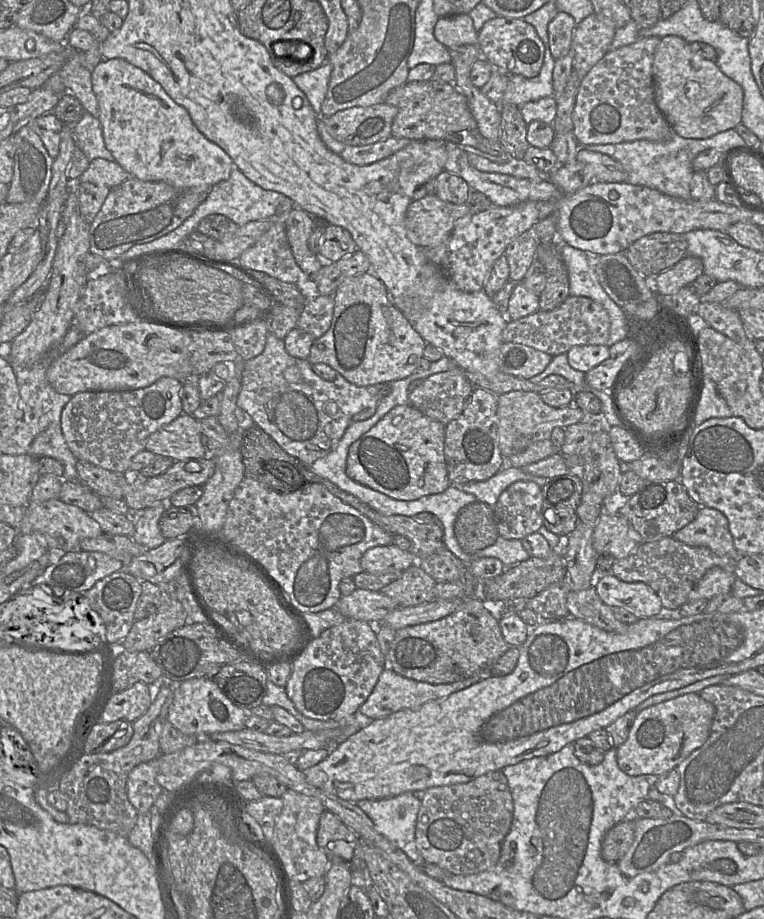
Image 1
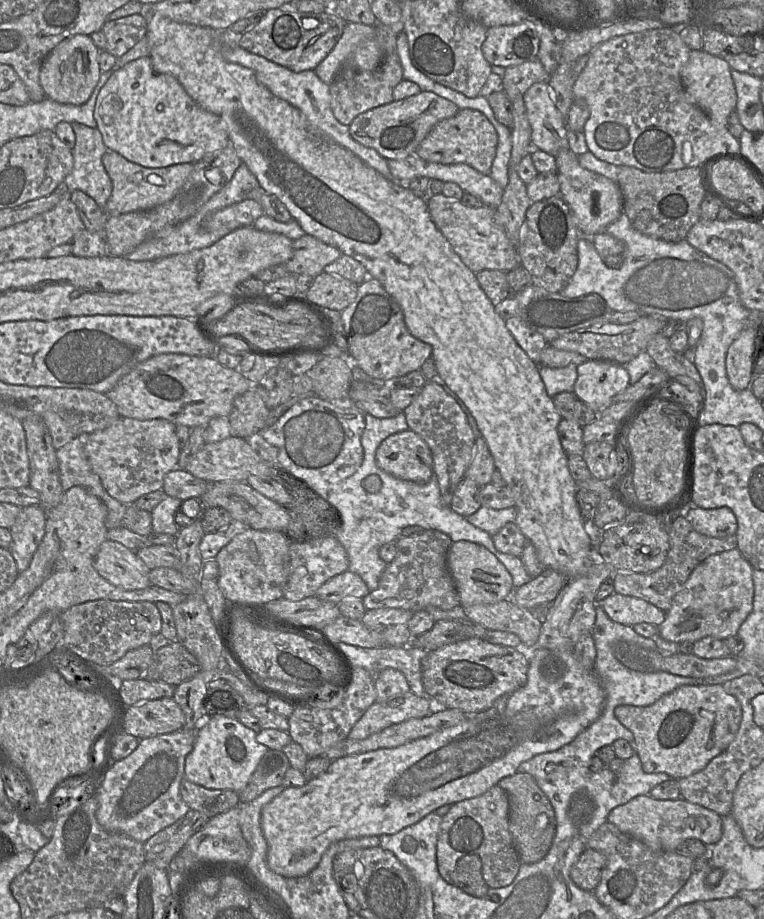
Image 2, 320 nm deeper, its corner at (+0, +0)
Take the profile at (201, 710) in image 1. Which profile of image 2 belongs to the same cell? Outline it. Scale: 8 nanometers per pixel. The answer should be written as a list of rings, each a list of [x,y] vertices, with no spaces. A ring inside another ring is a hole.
[[[216,714],[201,717],[194,729],[198,733],[192,751],[184,763],[185,777],[208,789],[241,791],[249,782],[262,757],[269,750],[256,741],[256,733],[235,718]]]

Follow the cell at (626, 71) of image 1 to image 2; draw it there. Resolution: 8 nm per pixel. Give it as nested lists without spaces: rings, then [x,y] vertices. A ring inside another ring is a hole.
[[[670,26],[617,36],[595,46],[588,53],[588,62],[573,86],[574,98],[583,99],[589,107],[589,118],[583,128],[588,151],[602,161],[616,166],[635,167],[644,172],[667,172],[689,167],[700,167],[709,157],[719,154],[743,155],[743,153],[740,152],[739,139],[735,138],[729,132],[727,126],[721,126],[712,121],[709,116],[687,96],[681,82],[681,70],[689,60],[690,51],[689,47],[681,38],[678,28]]]

